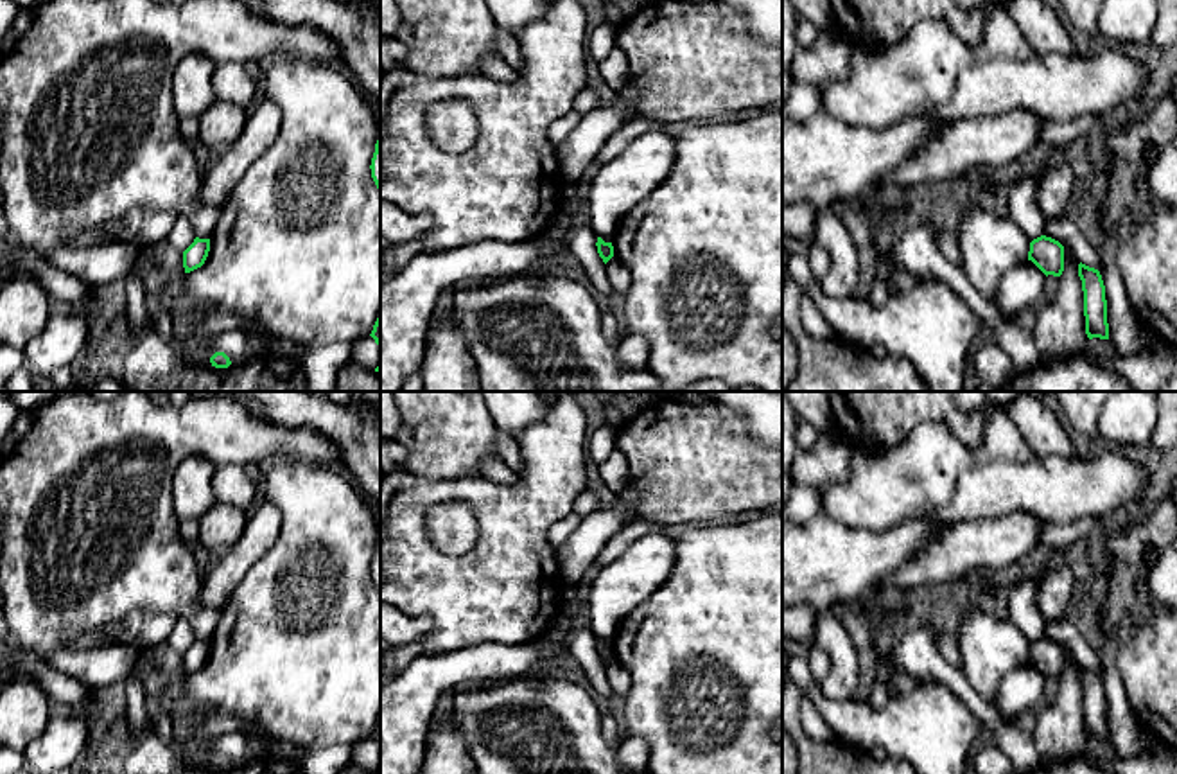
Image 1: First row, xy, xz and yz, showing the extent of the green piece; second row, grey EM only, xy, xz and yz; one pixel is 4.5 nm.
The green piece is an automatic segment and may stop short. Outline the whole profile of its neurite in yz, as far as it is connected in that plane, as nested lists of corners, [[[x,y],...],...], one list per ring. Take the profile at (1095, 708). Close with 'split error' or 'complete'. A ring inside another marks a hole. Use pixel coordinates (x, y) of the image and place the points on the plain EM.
[[[1078,666],[1084,693],[1085,736],[1089,742],[1109,742],[1105,688],[1098,672]]]; complete

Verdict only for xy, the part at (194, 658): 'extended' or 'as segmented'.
as segmented

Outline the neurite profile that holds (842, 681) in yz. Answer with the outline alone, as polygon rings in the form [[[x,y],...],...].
[[[831,609],[818,614],[813,643],[831,657],[831,673],[824,684],[825,697],[833,700],[852,699],[859,679],[858,655],[849,632]]]

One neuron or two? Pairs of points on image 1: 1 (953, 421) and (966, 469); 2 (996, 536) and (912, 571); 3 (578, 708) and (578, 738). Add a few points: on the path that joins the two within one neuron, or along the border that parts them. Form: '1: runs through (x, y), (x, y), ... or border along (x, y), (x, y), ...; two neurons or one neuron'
1: border along (985, 422), (973, 448), (939, 422), (917, 428); two neurons
2: runs through (975, 545), (957, 548), (933, 564); one neuron
3: runs through (578, 715), (578, 731); one neuron

